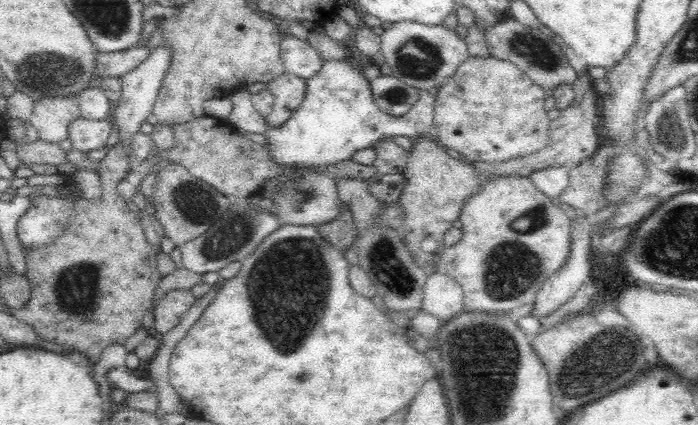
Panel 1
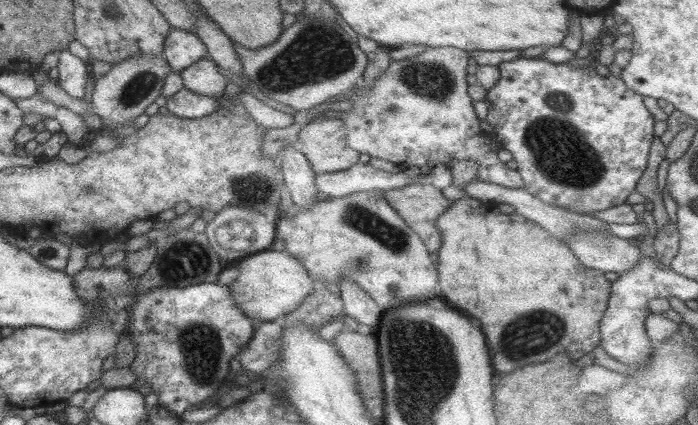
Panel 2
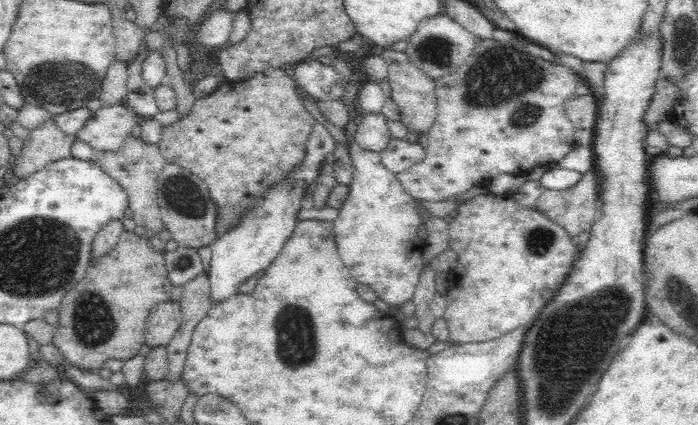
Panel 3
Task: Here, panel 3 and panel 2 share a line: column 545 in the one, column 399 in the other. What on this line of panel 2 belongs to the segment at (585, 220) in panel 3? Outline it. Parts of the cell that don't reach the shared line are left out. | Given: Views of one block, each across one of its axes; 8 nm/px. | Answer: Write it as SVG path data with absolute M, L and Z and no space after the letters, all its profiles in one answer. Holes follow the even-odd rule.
M415 182L401 190L385 190L385 200L393 210L419 234L429 252L439 252L441 232L435 226L437 218L445 214L453 202L443 198L441 190L433 188L431 182Z

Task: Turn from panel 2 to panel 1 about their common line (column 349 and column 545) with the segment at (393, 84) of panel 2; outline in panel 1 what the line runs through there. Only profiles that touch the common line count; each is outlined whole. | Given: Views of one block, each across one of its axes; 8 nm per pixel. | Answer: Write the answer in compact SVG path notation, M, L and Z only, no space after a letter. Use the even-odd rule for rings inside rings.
M468 56L464 64L458 68L458 72L442 82L442 86L436 92L434 98L434 134L440 142L440 146L452 154L462 158L464 162L508 162L512 158L532 156L552 144L552 122L548 116L546 104L546 90L534 84L520 68L516 68L514 62L500 60L496 56L480 58L480 56Z

